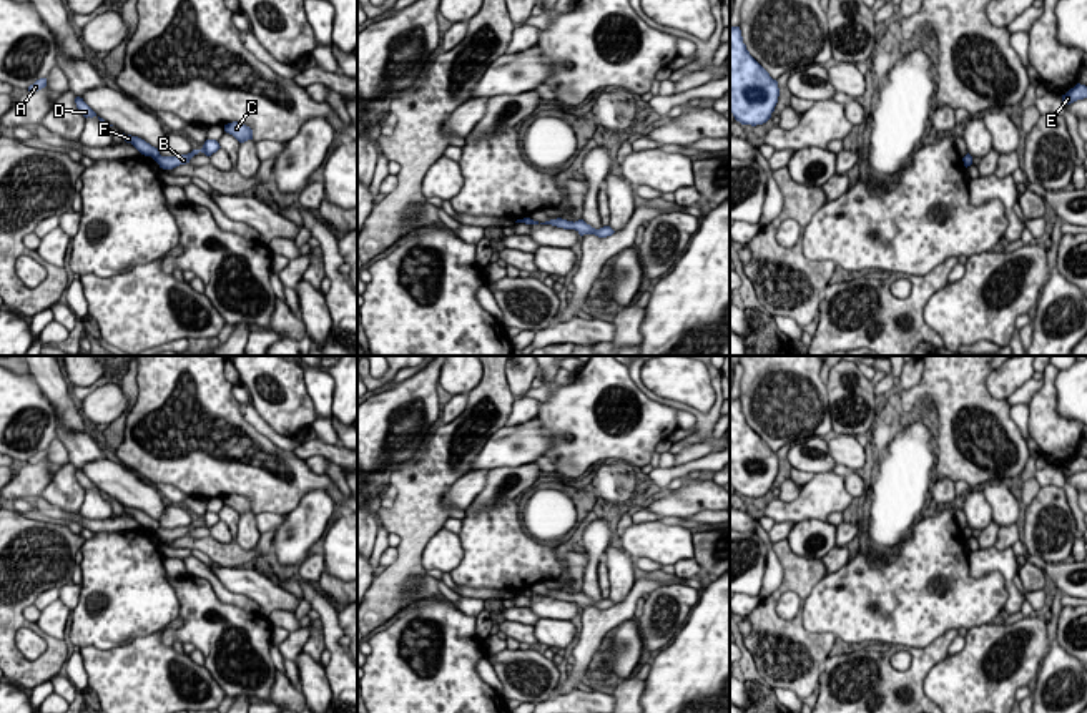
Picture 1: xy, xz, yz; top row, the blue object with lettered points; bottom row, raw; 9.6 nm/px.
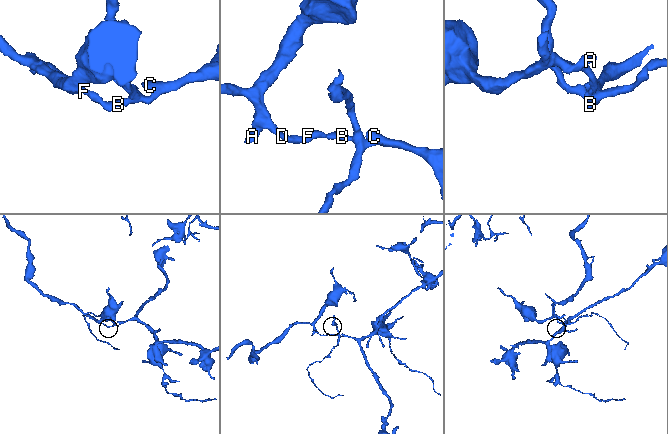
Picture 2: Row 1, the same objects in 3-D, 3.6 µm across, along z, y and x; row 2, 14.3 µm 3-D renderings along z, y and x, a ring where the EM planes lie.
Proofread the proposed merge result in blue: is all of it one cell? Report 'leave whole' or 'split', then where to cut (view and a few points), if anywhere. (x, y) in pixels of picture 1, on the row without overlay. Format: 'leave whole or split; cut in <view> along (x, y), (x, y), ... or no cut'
split; cut in xy along (160, 527), (155, 532)

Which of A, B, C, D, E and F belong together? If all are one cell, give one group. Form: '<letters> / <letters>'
A D F / B C E

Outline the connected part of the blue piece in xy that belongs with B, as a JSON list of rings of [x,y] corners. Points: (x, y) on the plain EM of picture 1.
[[[206,512],[201,522],[193,522],[188,527],[178,527],[178,529],[158,529],[155,534],[160,537],[163,542],[173,542],[180,537],[189,535],[189,532],[198,527],[199,524],[204,525],[206,529],[211,529],[219,522],[219,515],[216,512]]]

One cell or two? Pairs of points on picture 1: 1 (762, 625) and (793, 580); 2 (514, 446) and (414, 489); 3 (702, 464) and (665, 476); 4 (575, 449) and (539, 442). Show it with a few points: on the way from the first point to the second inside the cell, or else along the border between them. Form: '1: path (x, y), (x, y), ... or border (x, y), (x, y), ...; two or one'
1: path (765, 614), (770, 602), (782, 590); one
2: border (496, 432), (481, 449), (471, 467), (446, 492); two
3: path (693, 466), (673, 472); one
4: border (537, 416), (554, 441), (544, 456); two

